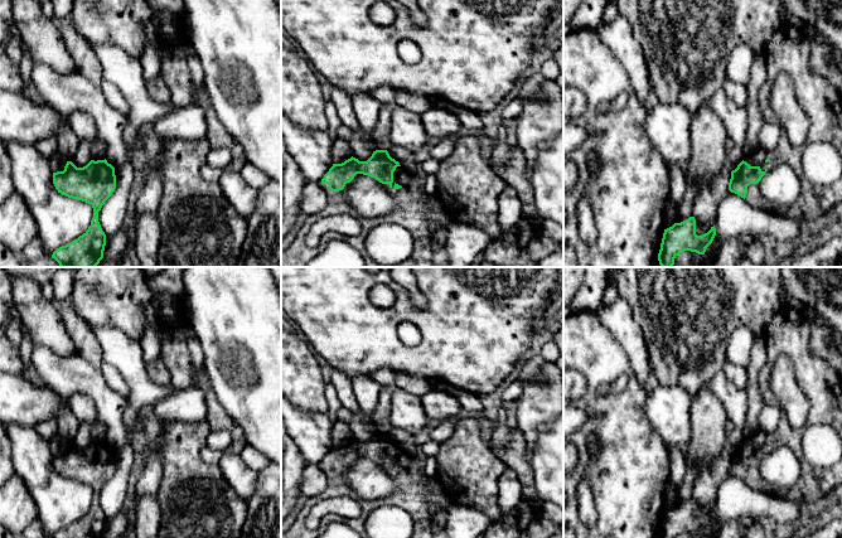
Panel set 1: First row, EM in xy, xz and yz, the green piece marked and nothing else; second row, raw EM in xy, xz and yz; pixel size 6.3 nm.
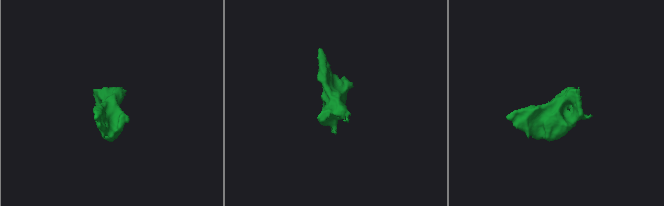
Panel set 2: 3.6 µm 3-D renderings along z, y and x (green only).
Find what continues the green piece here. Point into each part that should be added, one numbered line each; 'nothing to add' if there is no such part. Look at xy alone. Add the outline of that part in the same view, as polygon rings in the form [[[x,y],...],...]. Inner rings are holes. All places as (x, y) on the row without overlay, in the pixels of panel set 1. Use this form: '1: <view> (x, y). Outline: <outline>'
nothing to add

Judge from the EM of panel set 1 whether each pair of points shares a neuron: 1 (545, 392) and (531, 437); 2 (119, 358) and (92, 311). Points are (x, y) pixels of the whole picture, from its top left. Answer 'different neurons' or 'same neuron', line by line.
1: same neuron
2: different neurons

